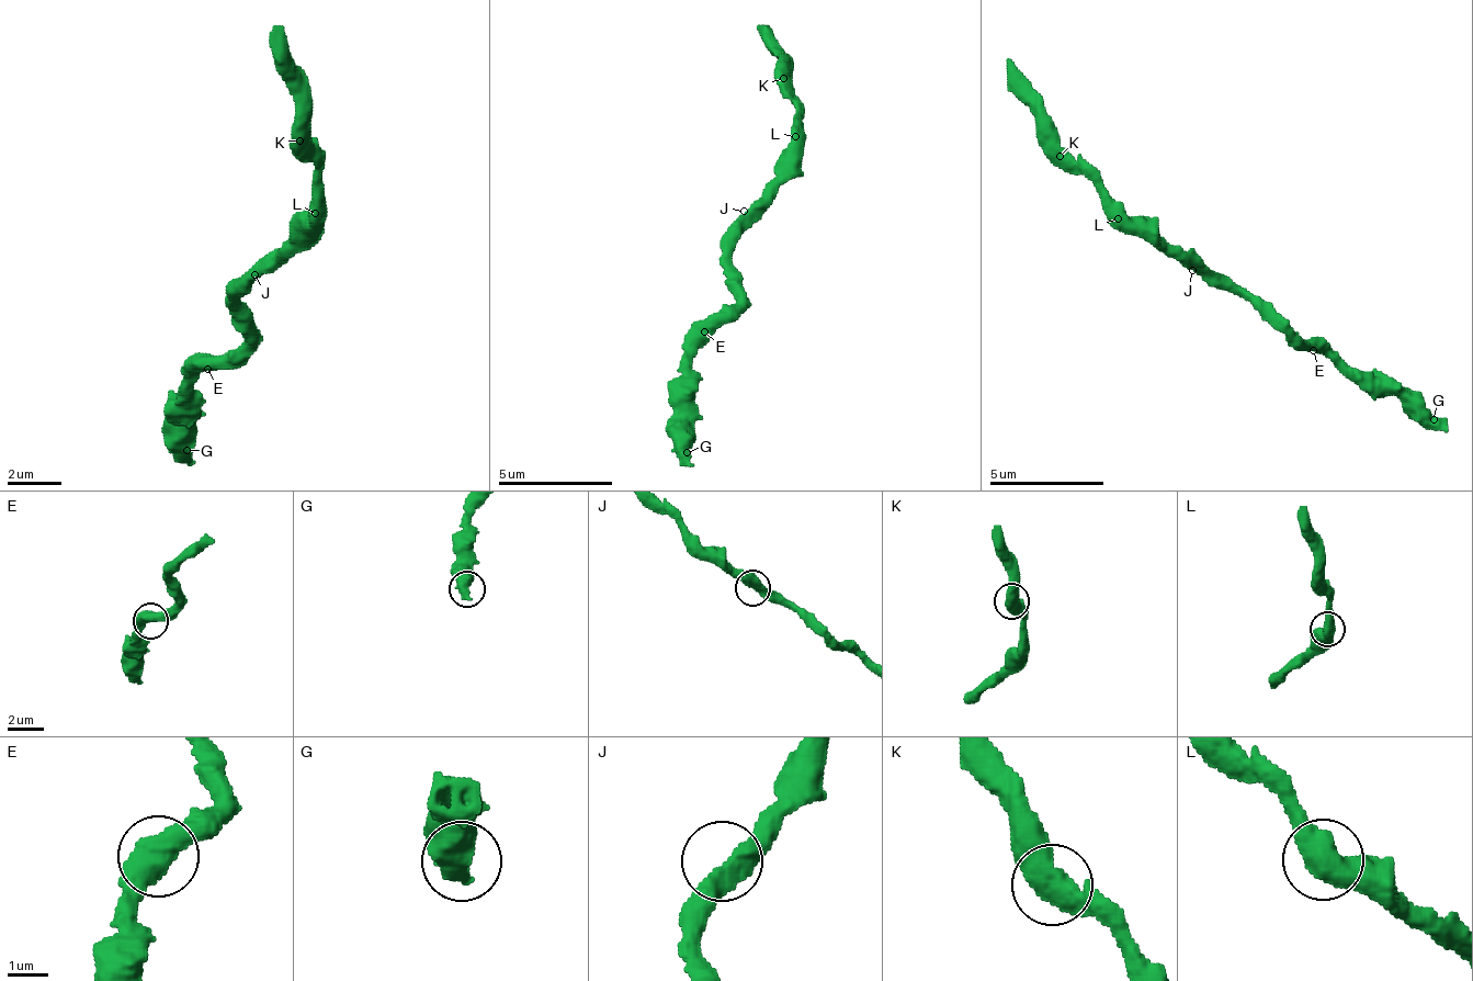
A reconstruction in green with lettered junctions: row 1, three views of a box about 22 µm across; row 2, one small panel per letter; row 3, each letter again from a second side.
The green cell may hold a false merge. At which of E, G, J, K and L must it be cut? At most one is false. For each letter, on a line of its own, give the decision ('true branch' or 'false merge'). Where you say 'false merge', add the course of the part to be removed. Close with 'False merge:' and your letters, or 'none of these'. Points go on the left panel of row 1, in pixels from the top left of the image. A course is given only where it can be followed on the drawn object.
E: true branch
G: true branch
J: true branch
K: true branch
L: true branch
False merge: none of these

